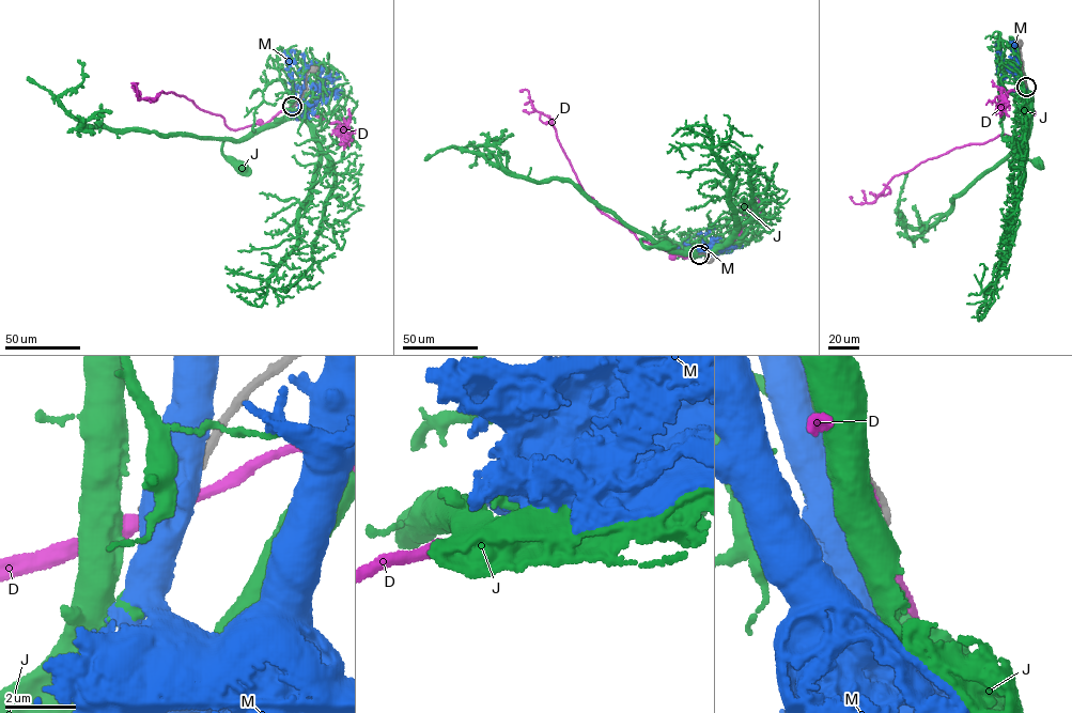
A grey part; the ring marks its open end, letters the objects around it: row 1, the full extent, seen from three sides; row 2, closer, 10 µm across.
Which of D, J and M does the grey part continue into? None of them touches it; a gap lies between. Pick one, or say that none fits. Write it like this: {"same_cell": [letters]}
{"same_cell": []}

